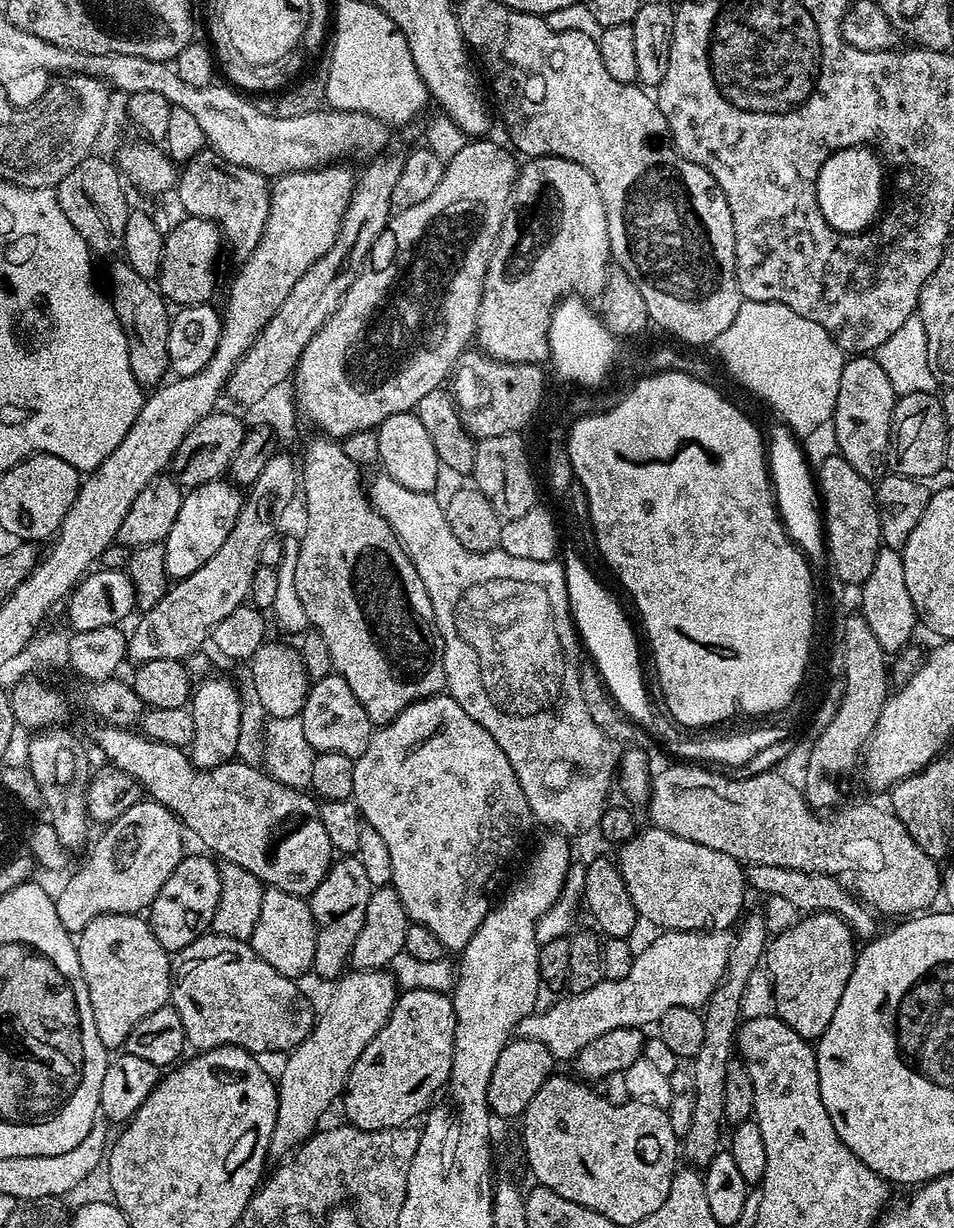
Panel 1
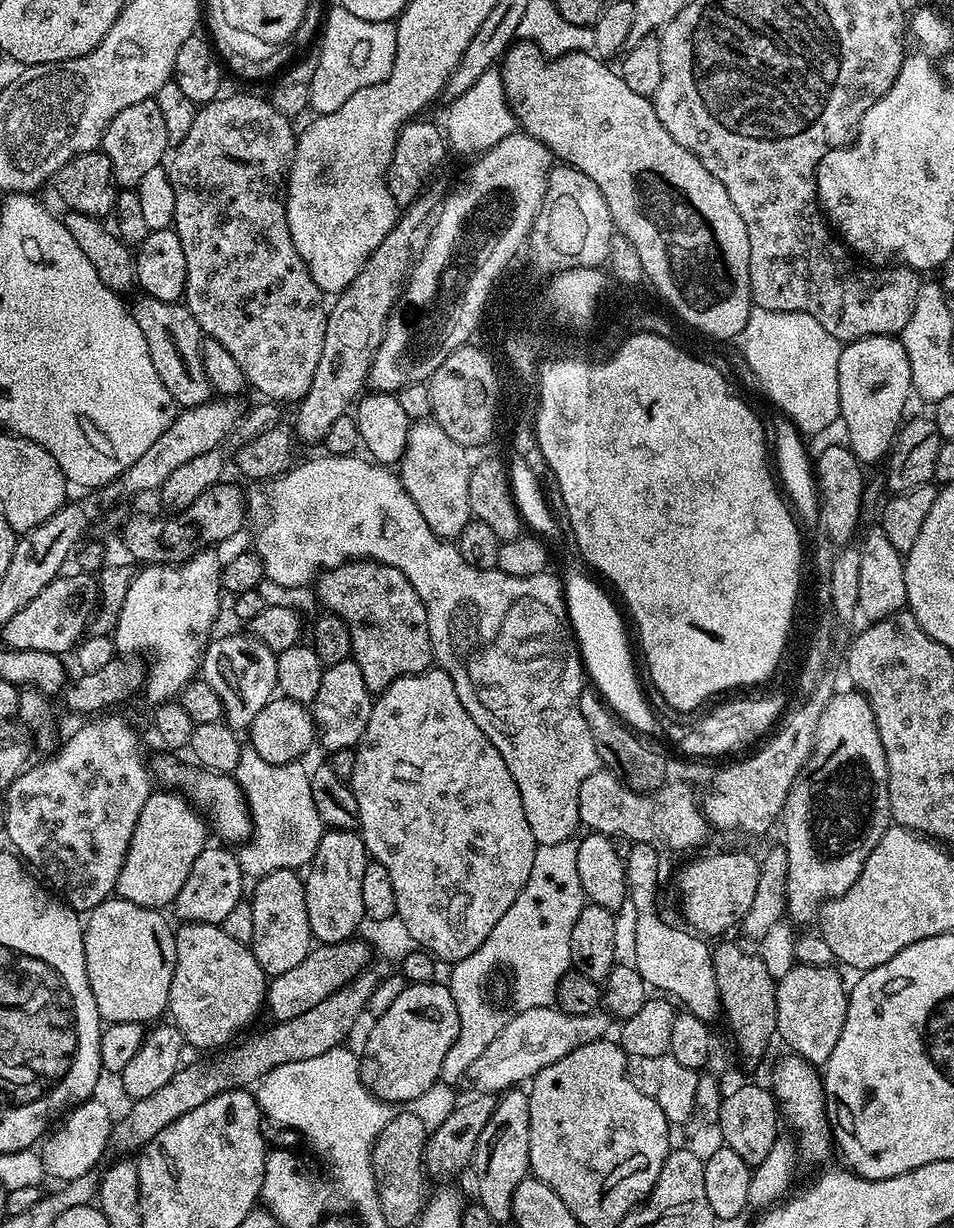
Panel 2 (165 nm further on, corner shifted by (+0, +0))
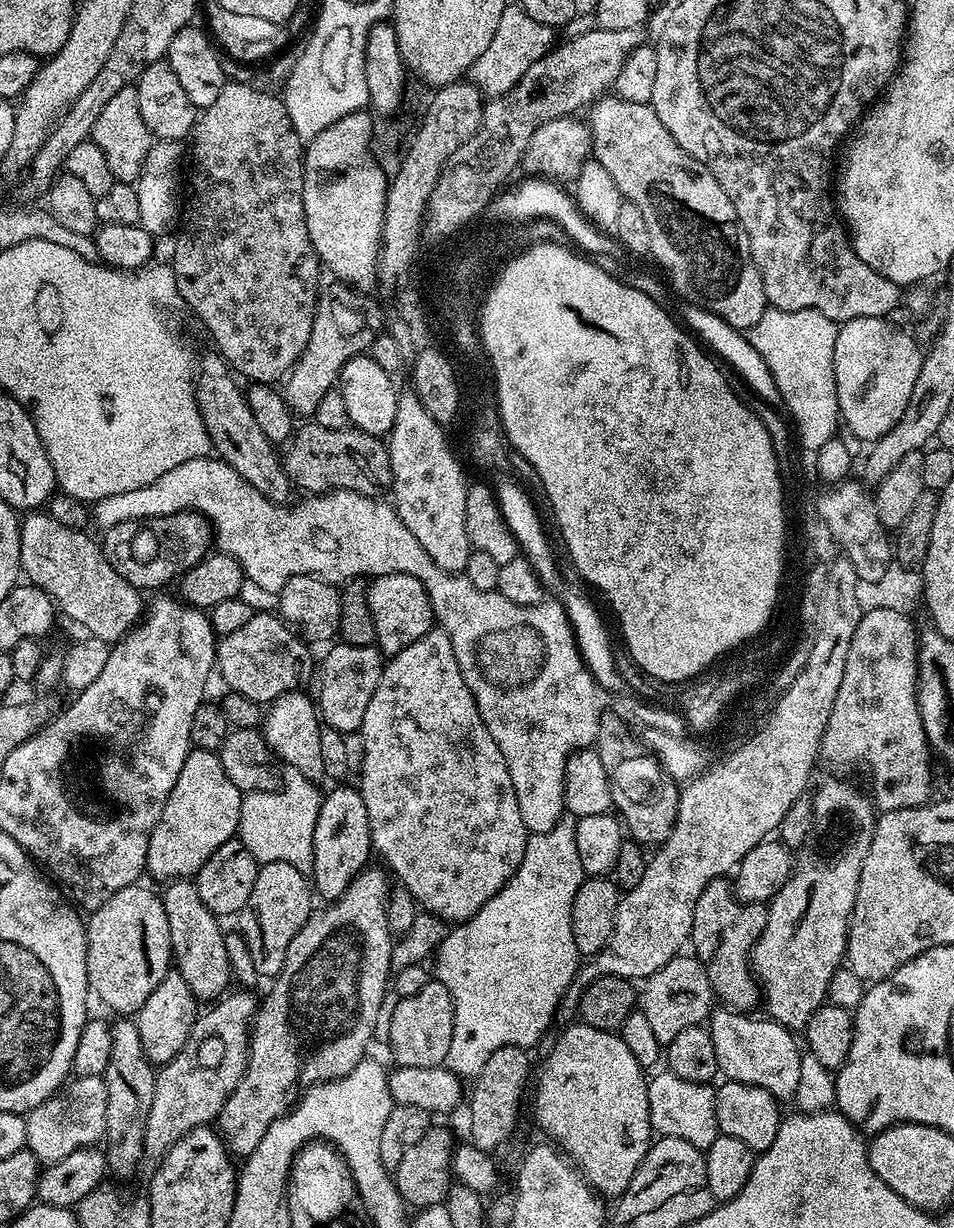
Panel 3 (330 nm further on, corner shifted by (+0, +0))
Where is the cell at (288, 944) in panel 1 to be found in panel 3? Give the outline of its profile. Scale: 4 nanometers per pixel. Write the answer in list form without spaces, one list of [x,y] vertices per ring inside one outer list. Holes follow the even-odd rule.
[[[282,861],[260,865],[258,878],[254,878],[254,890],[250,890],[250,898],[246,898],[246,906],[238,916],[238,931],[246,938],[246,946],[250,946],[257,977],[274,978],[280,973],[286,962],[286,950],[290,942],[294,942],[294,934],[302,930],[314,911],[312,900],[314,892],[309,877],[294,866]]]

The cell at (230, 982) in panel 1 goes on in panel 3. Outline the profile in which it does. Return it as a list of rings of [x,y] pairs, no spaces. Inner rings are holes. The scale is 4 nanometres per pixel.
[[[187,879],[174,880],[165,888],[168,889],[162,892],[162,899],[166,922],[170,926],[175,971],[180,973],[186,986],[190,986],[197,1001],[215,1002],[229,991],[233,983],[230,962],[226,958],[224,932],[220,928],[221,921],[210,910],[206,910],[202,898],[198,898],[195,883]]]

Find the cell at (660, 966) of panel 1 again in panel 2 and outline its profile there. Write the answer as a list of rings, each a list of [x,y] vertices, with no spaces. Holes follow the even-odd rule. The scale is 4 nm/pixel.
[[[525,1008],[515,1013],[517,1016],[505,1023],[504,1029],[482,1050],[482,1055],[466,1075],[467,1082],[476,1087],[480,1094],[503,1094],[519,1080],[531,1081],[550,1062],[558,1062],[558,1058],[566,1058],[570,1050],[582,1046],[586,1042],[594,1042],[605,1035],[610,1023],[603,1011],[597,1010],[590,1014],[571,1016],[561,1012],[559,1008]]]

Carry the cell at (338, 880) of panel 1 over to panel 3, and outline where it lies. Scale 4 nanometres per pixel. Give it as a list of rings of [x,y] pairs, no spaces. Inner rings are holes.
[[[336,786],[332,793],[325,795],[320,802],[320,809],[318,810],[318,820],[314,827],[314,842],[313,842],[313,870],[310,875],[311,883],[314,885],[314,892],[317,897],[321,896],[321,901],[324,902],[333,902],[341,895],[343,895],[344,891],[352,885],[354,882],[354,878],[357,876],[359,872],[364,871],[365,868],[369,867],[370,860],[368,860],[368,856],[371,857],[373,855],[372,850],[372,839],[370,838],[370,818],[366,814],[366,802],[362,802],[362,794],[360,793],[359,787],[352,786],[352,788],[340,788],[344,786]]]

